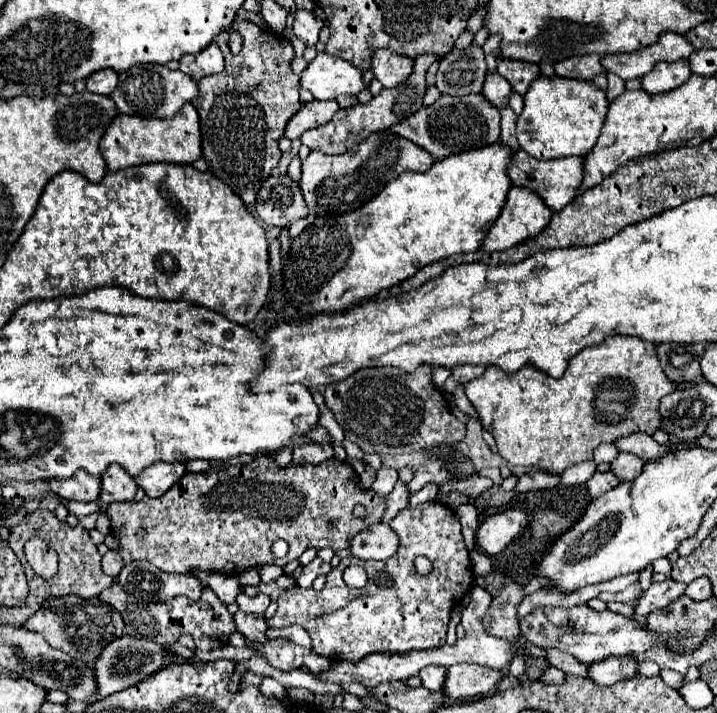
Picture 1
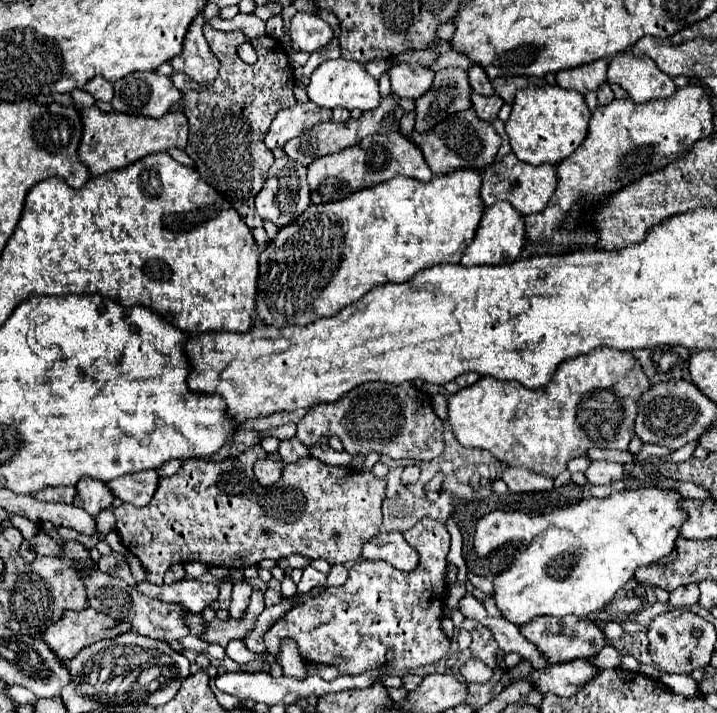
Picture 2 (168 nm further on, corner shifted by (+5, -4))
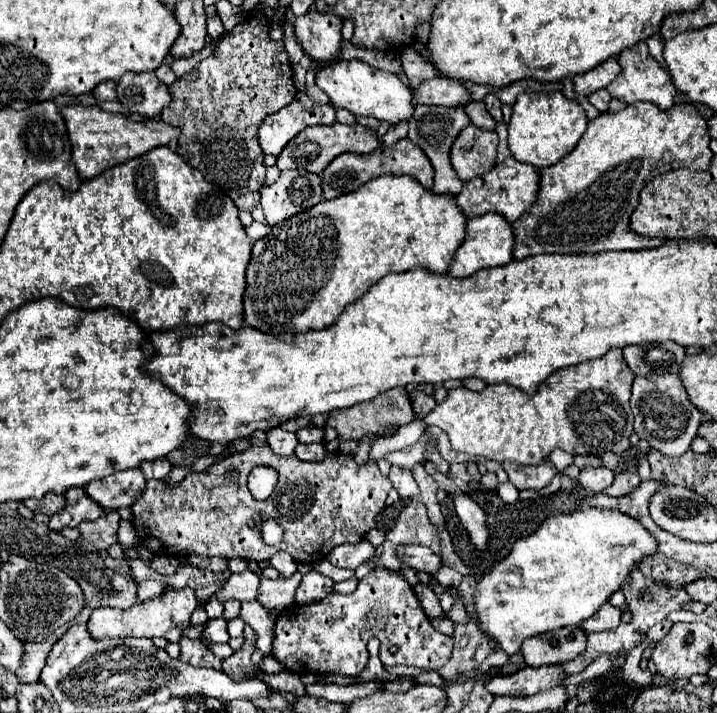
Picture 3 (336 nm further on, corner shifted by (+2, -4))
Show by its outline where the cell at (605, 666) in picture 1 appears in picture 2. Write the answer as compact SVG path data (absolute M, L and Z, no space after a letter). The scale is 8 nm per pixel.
M574 659L568 663L548 665L546 671L532 671L528 679L536 685L540 693L556 693L560 697L572 697L584 687L592 677L596 677L600 669L592 665L588 659Z

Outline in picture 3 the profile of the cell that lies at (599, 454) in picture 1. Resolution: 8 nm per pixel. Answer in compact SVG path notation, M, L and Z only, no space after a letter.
M557 449L557 451L553 451L553 455L549 455L549 461L551 461L559 471L563 471L565 467L569 467L569 465L573 463L573 455L569 455L567 451Z

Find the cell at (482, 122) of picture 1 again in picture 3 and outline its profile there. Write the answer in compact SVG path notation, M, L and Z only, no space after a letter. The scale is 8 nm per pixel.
M467 125L453 143L451 163L463 183L495 167L497 133Z

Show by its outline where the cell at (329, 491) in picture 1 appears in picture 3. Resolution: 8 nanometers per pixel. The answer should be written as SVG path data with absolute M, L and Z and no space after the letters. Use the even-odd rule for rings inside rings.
M251 447L243 453L225 457L219 463L213 463L207 471L187 475L179 487L169 487L163 481L147 481L147 489L143 497L131 505L133 511L133 525L137 529L139 541L149 547L157 555L171 555L171 557L191 557L193 553L201 557L243 557L253 561L269 561L277 551L289 553L297 563L319 563L325 555L331 553L337 545L343 543L359 543L367 531L377 525L377 515L385 507L385 499L391 491L391 481L385 477L375 461L367 461L357 465L353 455L335 451L327 453L321 461L301 461L295 455L279 457L271 449L265 447ZM253 467L271 467L279 475L279 483L271 497L265 501L257 501L251 497L247 489L247 477ZM265 519L275 519L283 525L283 541L275 547L269 547L261 539L261 523Z

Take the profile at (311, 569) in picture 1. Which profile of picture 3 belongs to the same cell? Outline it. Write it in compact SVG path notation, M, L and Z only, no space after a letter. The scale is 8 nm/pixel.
M309 571L299 589L297 589L297 595L295 595L295 601L299 605L303 603L315 603L315 601L321 601L325 599L329 593L333 593L333 581L317 571Z

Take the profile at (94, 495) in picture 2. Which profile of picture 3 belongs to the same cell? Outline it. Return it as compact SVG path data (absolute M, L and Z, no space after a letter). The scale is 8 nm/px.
M71 487L65 493L65 507L51 517L49 527L61 531L63 527L77 527L81 521L95 521L103 513L103 507L95 505L81 487Z

